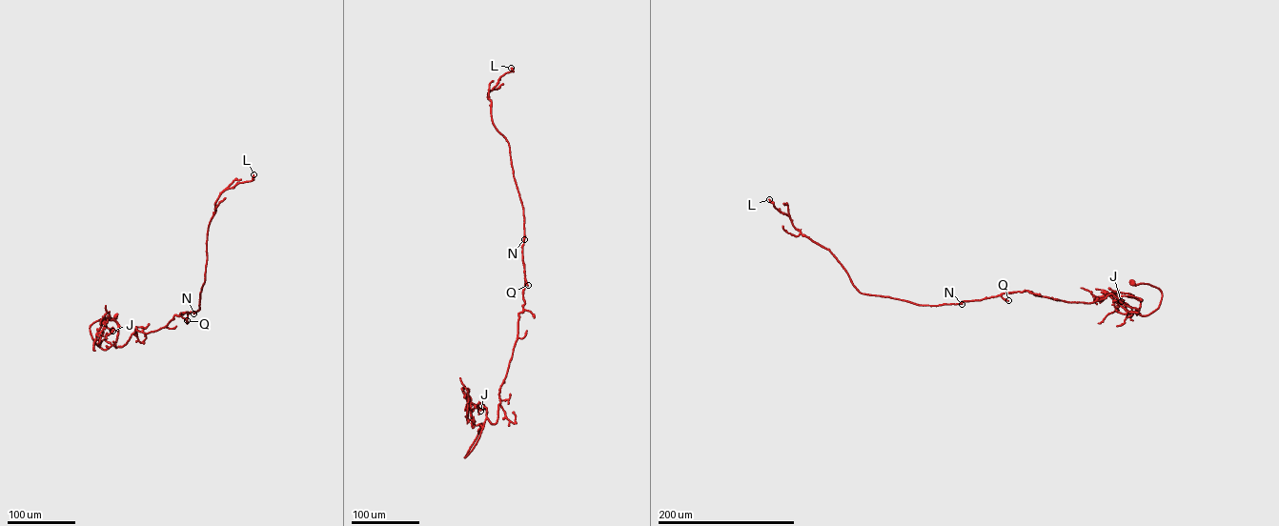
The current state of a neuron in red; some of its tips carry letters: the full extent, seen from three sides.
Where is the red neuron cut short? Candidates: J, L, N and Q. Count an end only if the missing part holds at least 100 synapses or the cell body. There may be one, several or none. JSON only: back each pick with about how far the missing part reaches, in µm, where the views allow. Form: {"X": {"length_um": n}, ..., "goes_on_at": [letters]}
{"goes_on_at": []}

